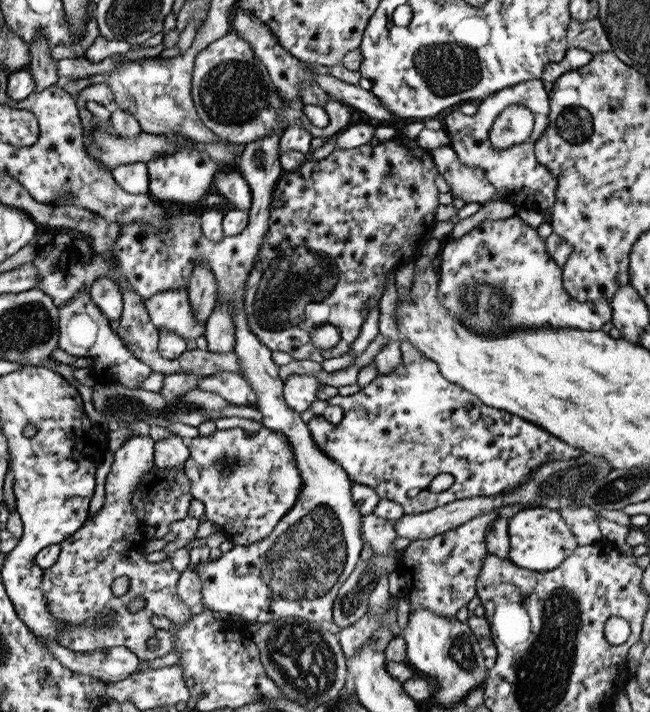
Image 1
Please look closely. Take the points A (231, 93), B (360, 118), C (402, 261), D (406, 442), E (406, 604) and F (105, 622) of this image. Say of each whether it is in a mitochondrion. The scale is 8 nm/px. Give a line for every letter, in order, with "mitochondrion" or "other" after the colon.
A: mitochondrion
B: other
C: other
D: mitochondrion
E: other
F: other

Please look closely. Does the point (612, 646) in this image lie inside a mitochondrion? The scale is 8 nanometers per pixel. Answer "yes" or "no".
no

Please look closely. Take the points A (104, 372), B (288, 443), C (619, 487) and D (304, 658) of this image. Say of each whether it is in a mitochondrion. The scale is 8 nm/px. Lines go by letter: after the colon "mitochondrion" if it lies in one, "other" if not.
A: other
B: other
C: mitochondrion
D: mitochondrion

